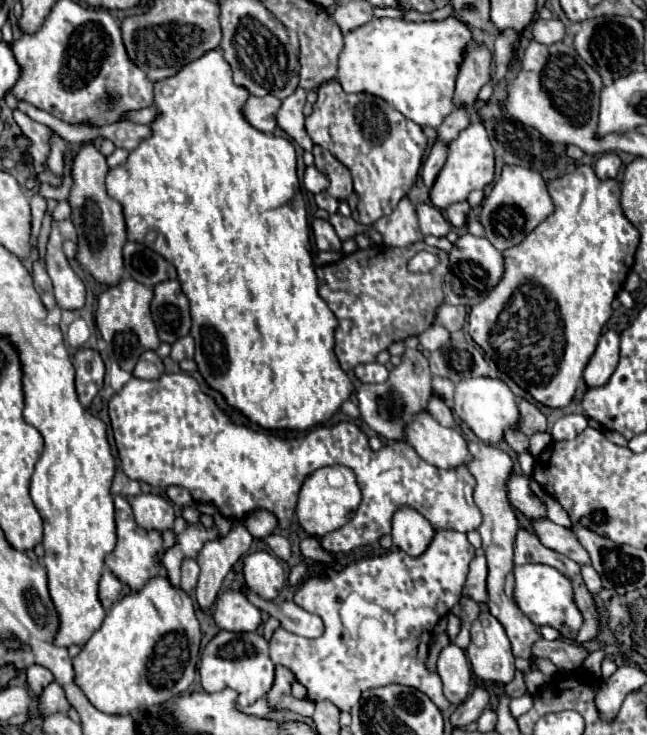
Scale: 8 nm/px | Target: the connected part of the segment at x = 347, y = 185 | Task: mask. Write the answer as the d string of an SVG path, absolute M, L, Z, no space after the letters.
M314 145L312 153L314 153L314 165L318 169L322 169L322 173L328 179L326 193L338 201L346 201L348 195L354 191L348 169L344 169L344 165L340 165L340 161L336 161L336 157L332 157L332 153L328 153L326 149L322 149L318 145Z

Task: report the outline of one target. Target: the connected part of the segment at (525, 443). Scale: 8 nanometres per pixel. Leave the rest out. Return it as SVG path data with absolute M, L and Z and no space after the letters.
M518 430L506 431L504 440L517 453L524 453L529 450L529 438Z

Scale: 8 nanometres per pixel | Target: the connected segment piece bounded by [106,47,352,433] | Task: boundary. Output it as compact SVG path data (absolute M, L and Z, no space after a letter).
M220 47L204 53L204 57L184 65L180 73L154 83L154 107L158 109L158 117L150 123L152 135L146 137L128 157L128 161L116 169L112 169L106 177L106 189L112 199L122 203L128 239L148 245L152 251L160 253L168 263L172 263L178 271L178 281L182 285L184 295L190 301L190 315L192 315L192 329L190 335L196 341L196 363L200 373L204 375L206 383L212 389L218 389L228 405L240 409L250 421L258 423L267 431L305 432L316 423L324 423L330 419L338 407L350 397L352 383L348 375L338 365L334 355L334 329L336 317L328 309L328 305L318 295L318 277L316 265L310 253L310 237L308 237L308 221L304 199L300 193L300 183L296 175L296 153L288 139L262 133L252 127L244 113L244 101L248 101L248 89L240 89L232 79L232 67L224 61L224 51Z

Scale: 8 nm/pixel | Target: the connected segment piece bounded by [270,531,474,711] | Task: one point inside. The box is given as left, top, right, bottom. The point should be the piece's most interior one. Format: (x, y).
(379, 613)

